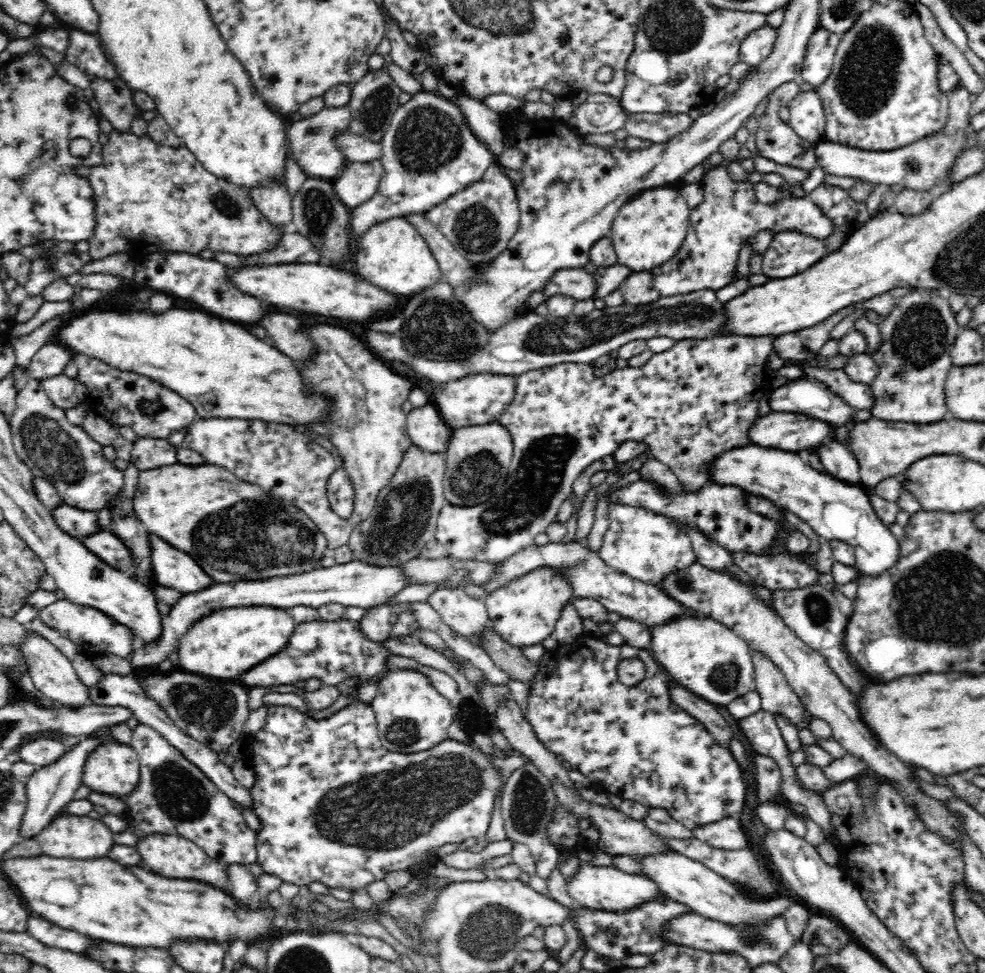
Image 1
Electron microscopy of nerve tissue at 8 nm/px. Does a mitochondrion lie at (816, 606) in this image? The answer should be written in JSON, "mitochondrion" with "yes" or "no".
{"mitochondrion":"yes"}

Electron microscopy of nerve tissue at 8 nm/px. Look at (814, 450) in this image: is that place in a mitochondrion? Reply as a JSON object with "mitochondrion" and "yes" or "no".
{"mitochondrion":"no"}

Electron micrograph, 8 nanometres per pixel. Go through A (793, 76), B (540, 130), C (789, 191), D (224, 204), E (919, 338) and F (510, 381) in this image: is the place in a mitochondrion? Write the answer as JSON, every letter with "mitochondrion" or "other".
{"A":"other","B":"other","C":"other","D":"mitochondrion","E":"mitochondrion","F":"other"}

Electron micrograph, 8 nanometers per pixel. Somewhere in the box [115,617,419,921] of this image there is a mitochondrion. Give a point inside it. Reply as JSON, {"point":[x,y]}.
{"point":[183,797]}

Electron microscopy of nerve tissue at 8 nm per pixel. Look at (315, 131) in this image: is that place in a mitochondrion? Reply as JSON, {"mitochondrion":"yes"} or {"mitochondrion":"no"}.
{"mitochondrion":"yes"}

